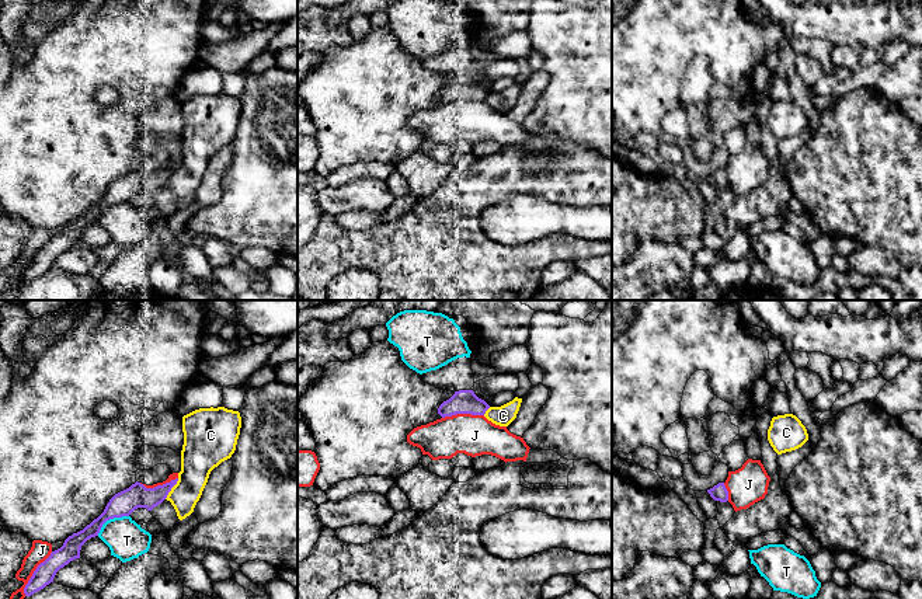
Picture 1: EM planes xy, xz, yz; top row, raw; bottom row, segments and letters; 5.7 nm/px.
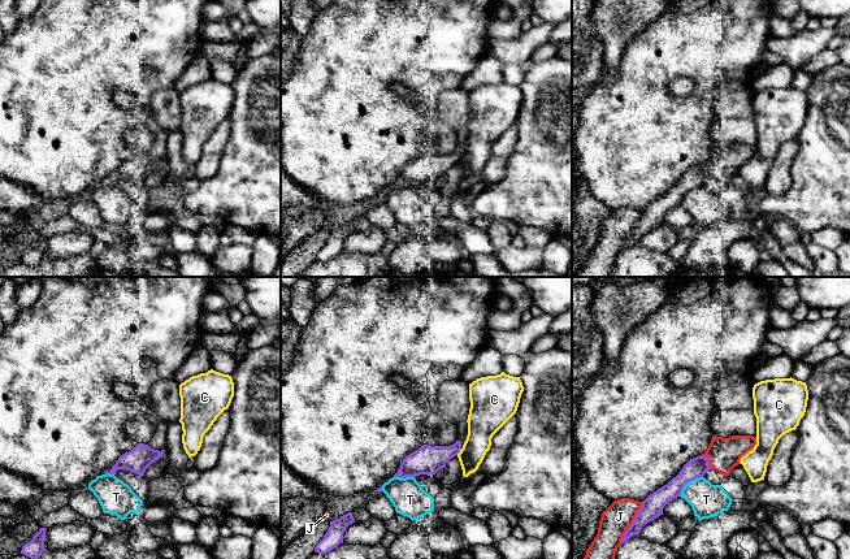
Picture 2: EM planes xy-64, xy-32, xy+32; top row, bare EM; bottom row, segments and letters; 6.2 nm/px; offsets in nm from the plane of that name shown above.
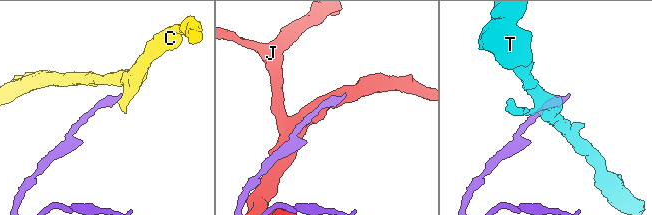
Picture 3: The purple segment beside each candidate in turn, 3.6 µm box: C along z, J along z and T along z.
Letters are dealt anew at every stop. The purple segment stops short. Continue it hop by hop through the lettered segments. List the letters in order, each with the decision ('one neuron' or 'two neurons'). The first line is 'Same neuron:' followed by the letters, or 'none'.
Same neuron: none
C: two neurons
J: two neurons
T: two neurons

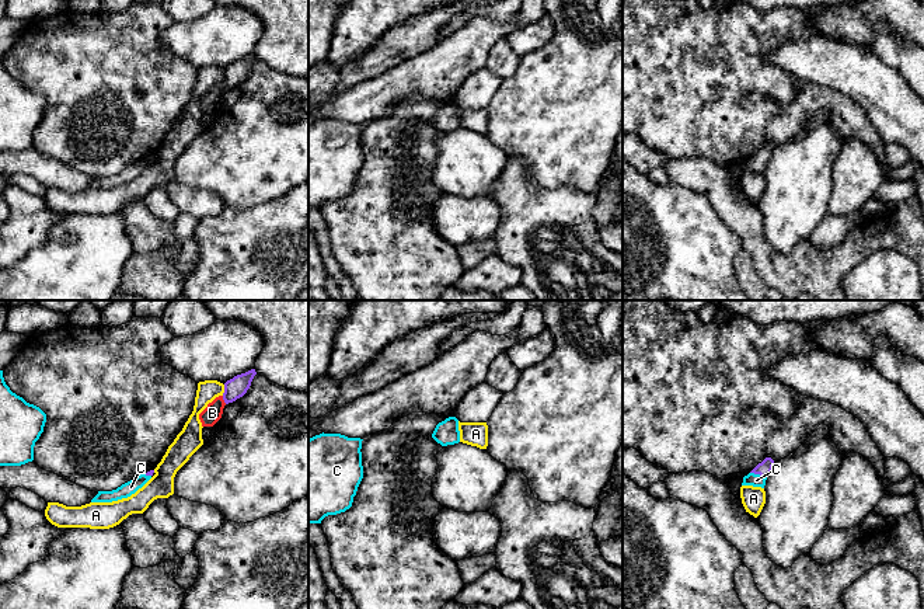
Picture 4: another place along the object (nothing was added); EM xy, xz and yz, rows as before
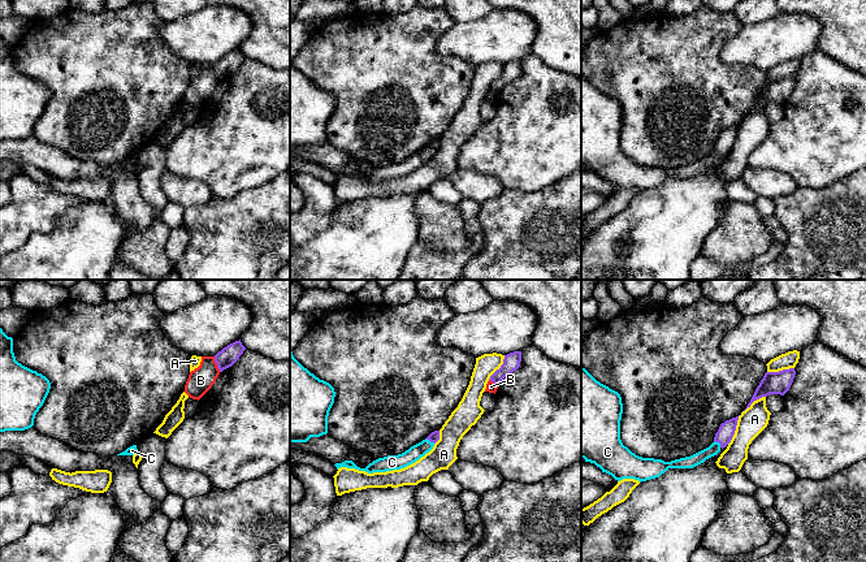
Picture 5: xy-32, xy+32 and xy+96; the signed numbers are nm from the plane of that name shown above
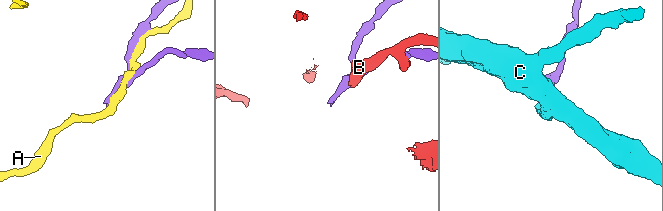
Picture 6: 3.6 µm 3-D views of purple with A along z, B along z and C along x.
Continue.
Same neuron: C
A: two neurons
B: two neurons
C: one neuron

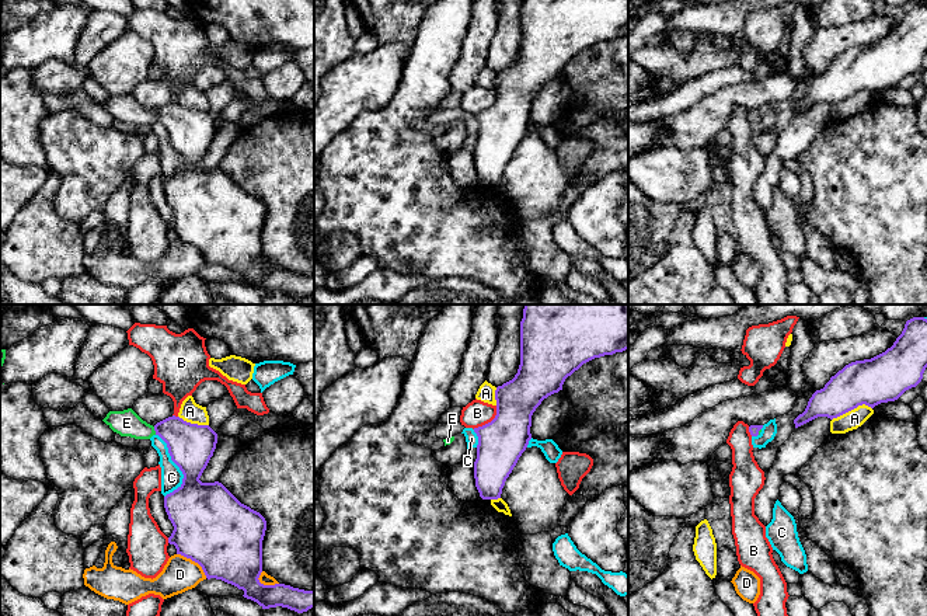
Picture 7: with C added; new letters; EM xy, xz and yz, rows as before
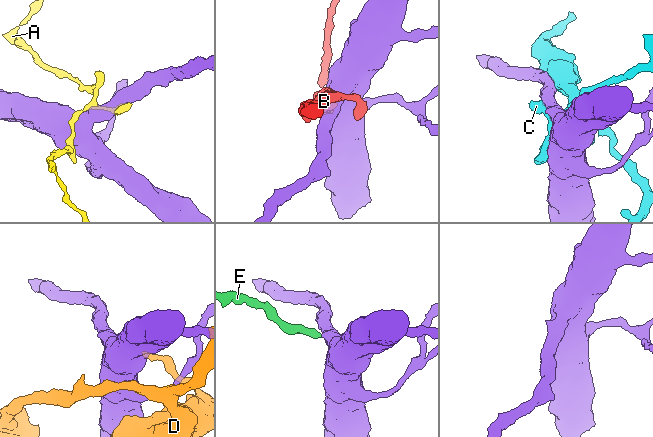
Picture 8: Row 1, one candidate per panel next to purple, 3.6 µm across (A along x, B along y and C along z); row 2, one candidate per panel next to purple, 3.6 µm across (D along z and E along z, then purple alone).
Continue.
Same neuron: E
A: two neurons
B: two neurons
C: two neurons
D: two neurons
E: one neuron

